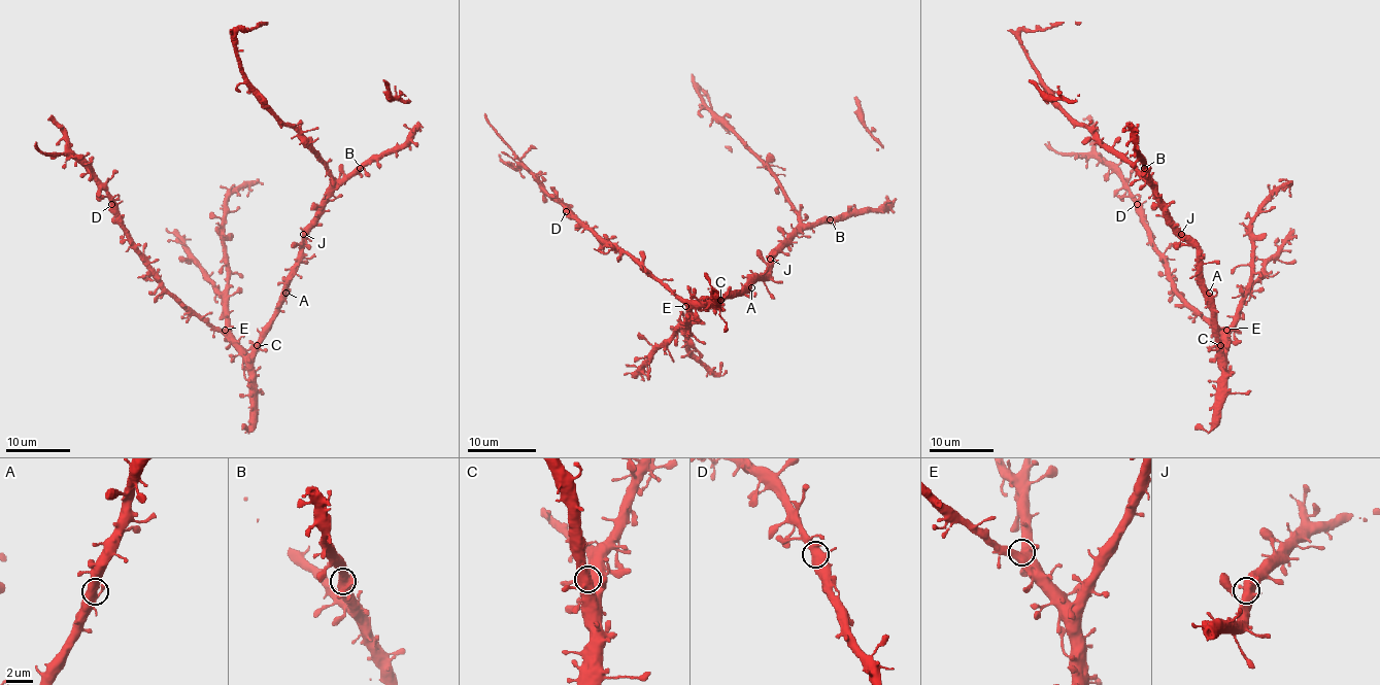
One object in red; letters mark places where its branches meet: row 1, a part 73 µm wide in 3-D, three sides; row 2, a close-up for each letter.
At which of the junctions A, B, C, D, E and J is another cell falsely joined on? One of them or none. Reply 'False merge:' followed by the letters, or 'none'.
False merge: none

